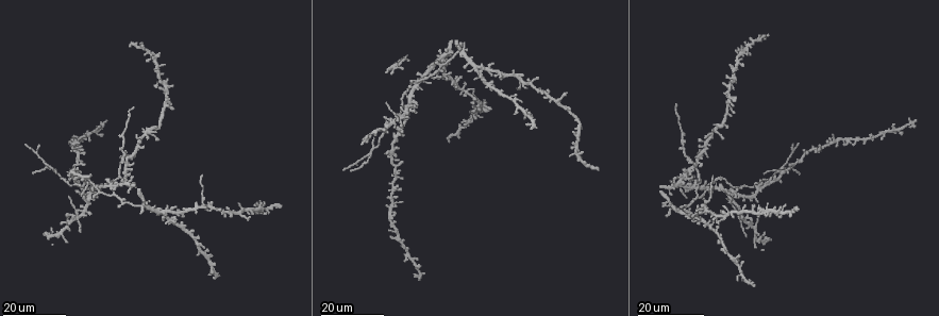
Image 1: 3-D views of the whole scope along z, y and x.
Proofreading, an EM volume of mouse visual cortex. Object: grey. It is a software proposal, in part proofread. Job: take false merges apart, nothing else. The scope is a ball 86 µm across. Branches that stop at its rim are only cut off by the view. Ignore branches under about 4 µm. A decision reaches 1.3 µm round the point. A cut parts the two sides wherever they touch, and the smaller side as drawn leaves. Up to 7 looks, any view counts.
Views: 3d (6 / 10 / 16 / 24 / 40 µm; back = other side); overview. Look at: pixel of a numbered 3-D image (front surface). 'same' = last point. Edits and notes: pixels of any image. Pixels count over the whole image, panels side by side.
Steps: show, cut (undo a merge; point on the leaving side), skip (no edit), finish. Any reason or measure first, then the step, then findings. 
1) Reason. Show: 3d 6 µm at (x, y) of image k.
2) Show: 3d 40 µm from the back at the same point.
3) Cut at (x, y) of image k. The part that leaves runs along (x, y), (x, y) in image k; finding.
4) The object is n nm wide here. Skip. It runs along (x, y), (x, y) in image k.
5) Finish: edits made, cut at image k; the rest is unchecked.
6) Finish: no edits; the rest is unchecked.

Three arms meet. Show: 3d 24 µm at (106, 187) of image 1.

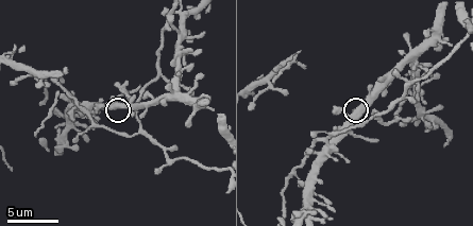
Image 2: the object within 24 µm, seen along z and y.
Closer look. Show: 3d 10 µm at (350, 115) of image 2.

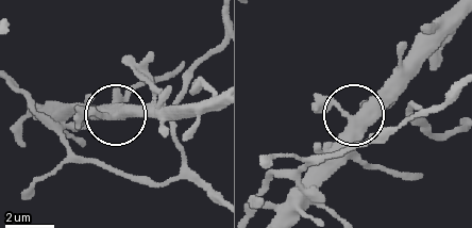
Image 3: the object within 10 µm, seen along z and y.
Skip. One cell here.

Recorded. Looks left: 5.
Three-way junction. Show: 3d 24 µm at (522, 81) of image 1.

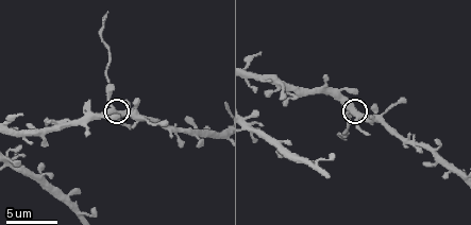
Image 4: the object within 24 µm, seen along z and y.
Show: 3d 10 µm at (111, 104) of image 4.

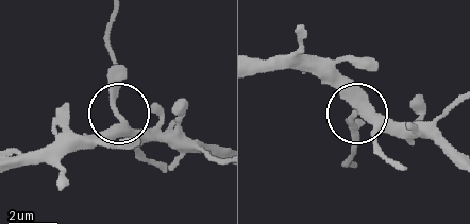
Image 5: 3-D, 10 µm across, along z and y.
3 arms meet here. Skip. One cell here.

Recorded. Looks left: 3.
Side arm on a straight run. Show: 3d 24 µm at (75, 211) of image 1.

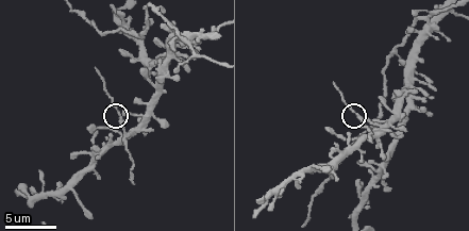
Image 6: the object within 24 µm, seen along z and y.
Show: 3d 6 µm at (119, 117) of image 6.

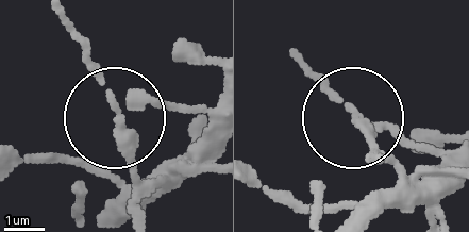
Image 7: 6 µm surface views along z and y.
Show: 3d 6 µm from the back at (121, 126) of image 7.

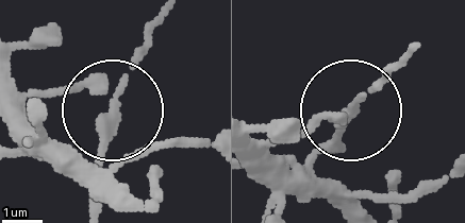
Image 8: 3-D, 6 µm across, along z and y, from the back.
The object is 200 nm wide here. Skip. All the same cell.

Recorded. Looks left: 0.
Finish: no edits; the rest is unchecked.

